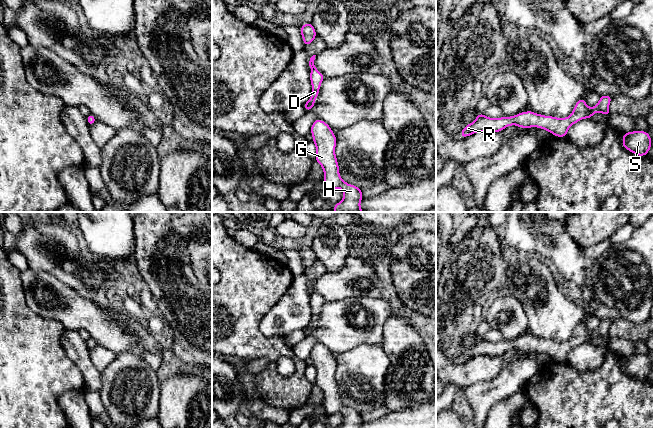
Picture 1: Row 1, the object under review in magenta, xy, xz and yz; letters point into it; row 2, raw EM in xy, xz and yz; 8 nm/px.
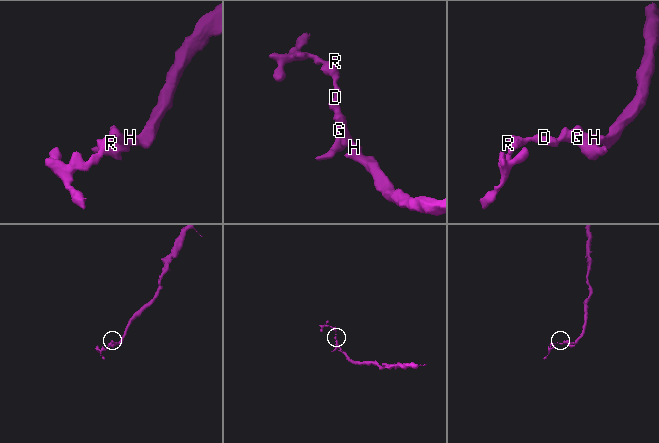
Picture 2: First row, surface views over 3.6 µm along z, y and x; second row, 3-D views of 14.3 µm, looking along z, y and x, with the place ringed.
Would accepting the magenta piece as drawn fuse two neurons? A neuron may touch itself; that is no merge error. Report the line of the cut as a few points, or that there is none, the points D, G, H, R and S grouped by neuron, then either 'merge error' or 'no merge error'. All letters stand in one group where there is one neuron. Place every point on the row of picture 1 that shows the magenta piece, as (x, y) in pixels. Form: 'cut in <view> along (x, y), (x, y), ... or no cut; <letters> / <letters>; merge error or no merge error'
no cut; D G H R S; no merge error

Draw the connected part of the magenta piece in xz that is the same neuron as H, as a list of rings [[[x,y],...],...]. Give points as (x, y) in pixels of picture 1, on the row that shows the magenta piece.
[[[321,119],[314,120],[310,133],[316,146],[315,161],[323,168],[323,182],[328,191],[342,189],[343,199],[333,206],[335,212],[364,212],[360,201],[364,198],[359,187],[346,183],[341,179],[339,165],[335,155],[336,135],[331,127]]]

